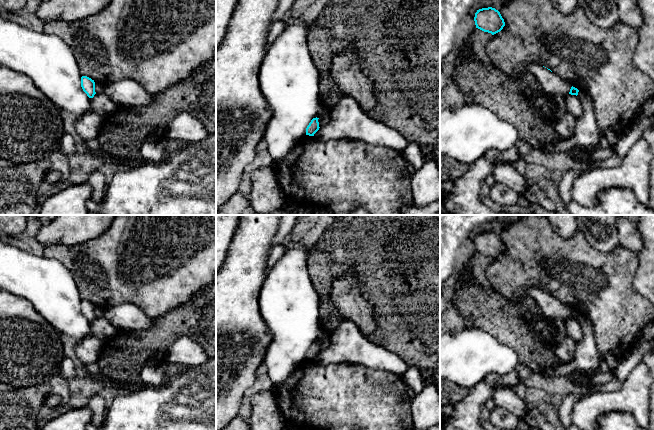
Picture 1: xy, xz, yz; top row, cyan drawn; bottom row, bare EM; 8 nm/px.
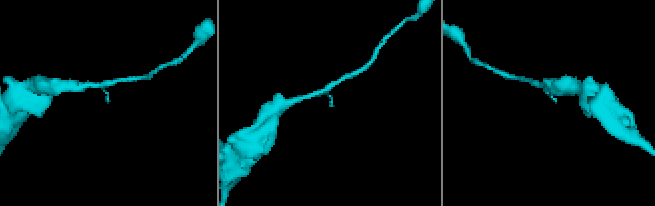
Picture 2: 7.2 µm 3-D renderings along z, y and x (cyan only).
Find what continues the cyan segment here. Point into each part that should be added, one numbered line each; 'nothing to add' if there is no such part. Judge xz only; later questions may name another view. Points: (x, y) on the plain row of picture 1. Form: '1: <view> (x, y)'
nothing to add

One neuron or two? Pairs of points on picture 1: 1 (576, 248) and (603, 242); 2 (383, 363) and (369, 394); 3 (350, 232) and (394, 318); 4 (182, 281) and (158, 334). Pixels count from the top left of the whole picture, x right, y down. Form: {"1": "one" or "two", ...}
{"1": "two", "2": "two", "3": "one", "4": "two"}

